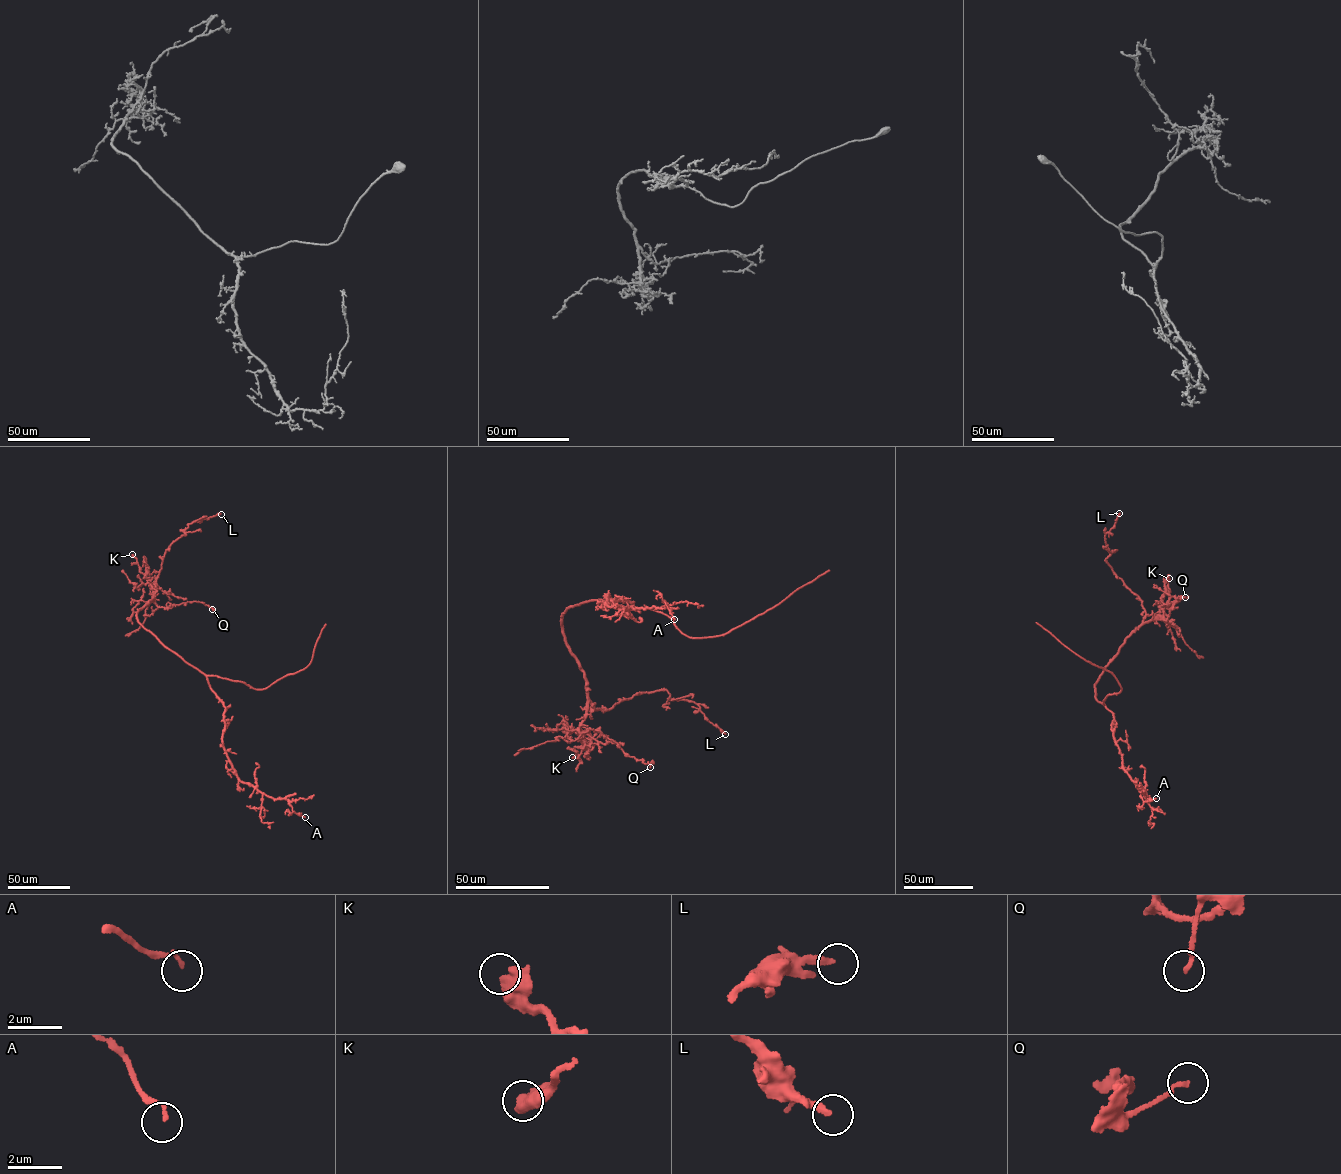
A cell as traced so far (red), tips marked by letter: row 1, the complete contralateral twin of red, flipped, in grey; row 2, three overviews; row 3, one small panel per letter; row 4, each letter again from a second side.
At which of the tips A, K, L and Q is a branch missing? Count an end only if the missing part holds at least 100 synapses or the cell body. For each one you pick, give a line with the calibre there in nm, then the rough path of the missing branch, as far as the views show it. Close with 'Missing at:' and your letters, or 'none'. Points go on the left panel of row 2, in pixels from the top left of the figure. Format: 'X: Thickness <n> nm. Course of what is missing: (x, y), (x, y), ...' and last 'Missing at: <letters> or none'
Missing at: none

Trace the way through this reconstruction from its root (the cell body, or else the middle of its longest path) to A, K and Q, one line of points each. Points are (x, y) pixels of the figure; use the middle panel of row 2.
A: (594, 600), (623, 613), (632, 602), (606, 595), (606, 604), (622, 609), (664, 601), (674, 619)
K: (594, 600), (562, 616), (566, 646), (587, 690), (580, 726), (585, 742), (572, 757)
Q: (594, 600), (562, 616), (566, 646), (587, 690), (579, 733), (597, 729), (650, 767)

